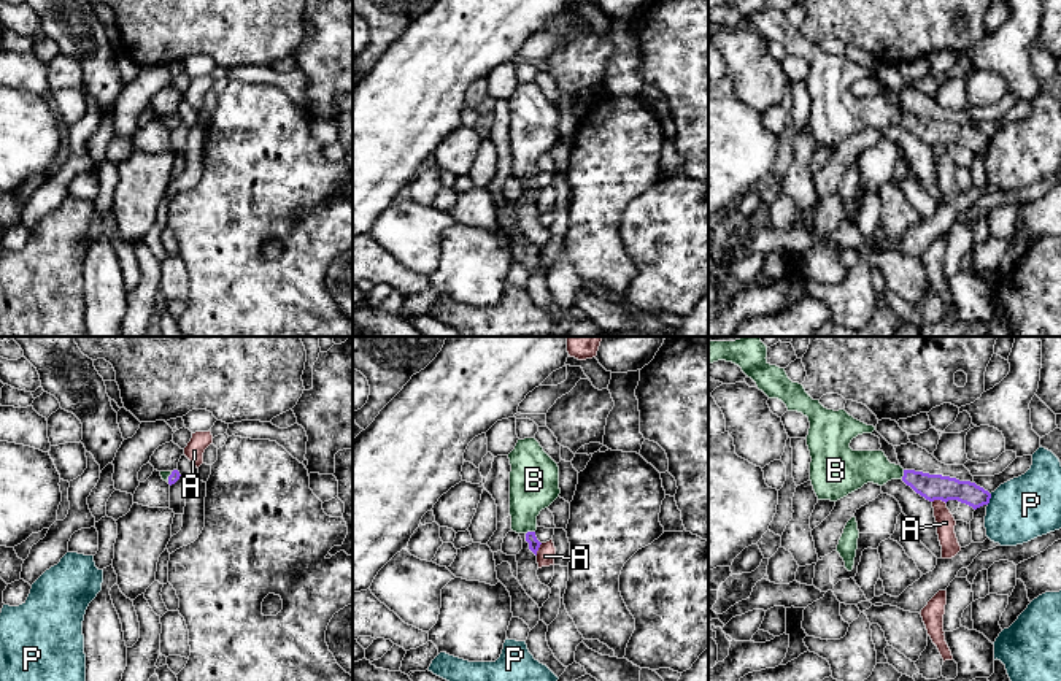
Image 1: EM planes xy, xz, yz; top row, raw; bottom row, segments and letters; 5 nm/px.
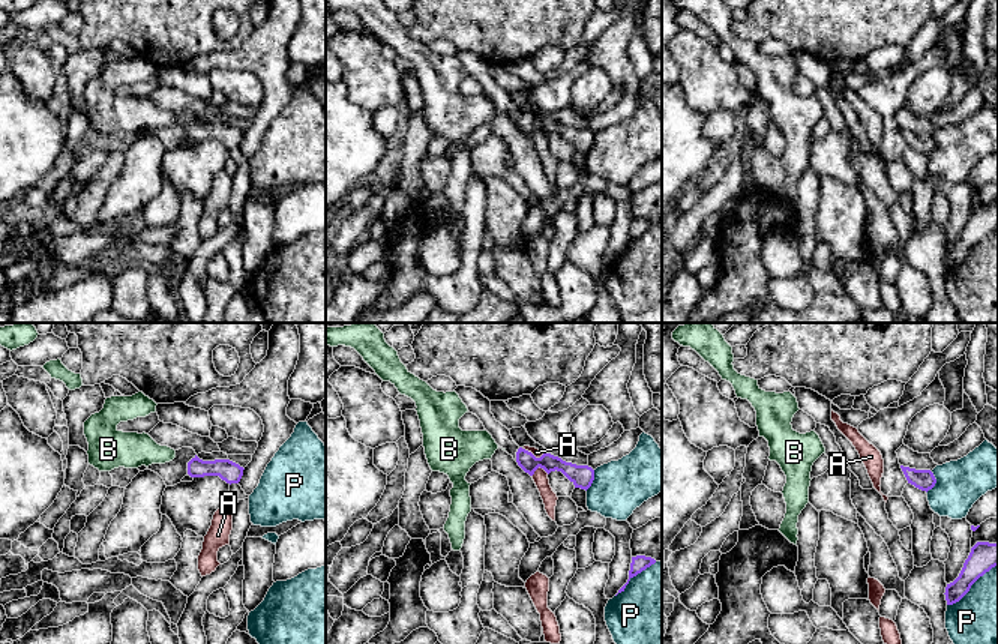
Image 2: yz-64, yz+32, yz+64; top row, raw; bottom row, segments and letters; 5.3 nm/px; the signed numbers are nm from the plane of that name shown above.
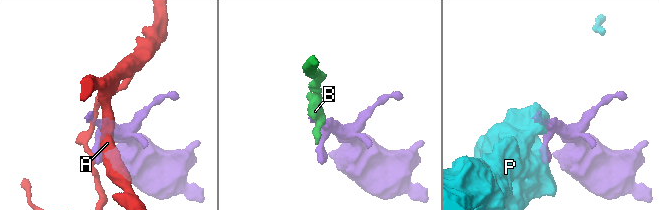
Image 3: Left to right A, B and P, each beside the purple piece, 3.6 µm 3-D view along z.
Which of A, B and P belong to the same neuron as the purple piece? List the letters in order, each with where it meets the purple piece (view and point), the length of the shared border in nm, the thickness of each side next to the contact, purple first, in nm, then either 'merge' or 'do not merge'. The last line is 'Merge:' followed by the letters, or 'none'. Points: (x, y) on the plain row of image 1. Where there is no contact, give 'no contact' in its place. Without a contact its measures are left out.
A: meets purple in yz at (939, 143); contact 70 nm long; 130 nm thick on the purple side, 100 nm on the other; do not merge
B: meets purple in xz at (529, 176); contact 50 nm long; 60 nm thick on the purple side, 260 nm on the other; merge
P: meets purple in yz at (990, 142); contact 60 nm long; 130 nm thick on the purple side, 320 nm on the other; do not merge
Merge: B

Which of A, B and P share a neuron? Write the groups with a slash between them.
A / B / P

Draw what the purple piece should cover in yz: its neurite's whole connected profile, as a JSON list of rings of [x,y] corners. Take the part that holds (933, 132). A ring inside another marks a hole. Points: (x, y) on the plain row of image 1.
[[[708,0],[708,10],[726,5],[739,10],[758,33],[769,43],[781,44],[788,56],[808,62],[807,90],[810,95],[810,125],[818,144],[837,146],[867,127],[878,130],[902,124],[929,146],[958,144],[974,154],[988,149],[991,138],[970,125],[904,114],[891,108],[883,95],[853,95],[850,87],[862,78],[872,78],[867,70],[845,54],[828,54],[813,44],[802,29],[793,27],[785,13],[770,10],[767,0]]]

